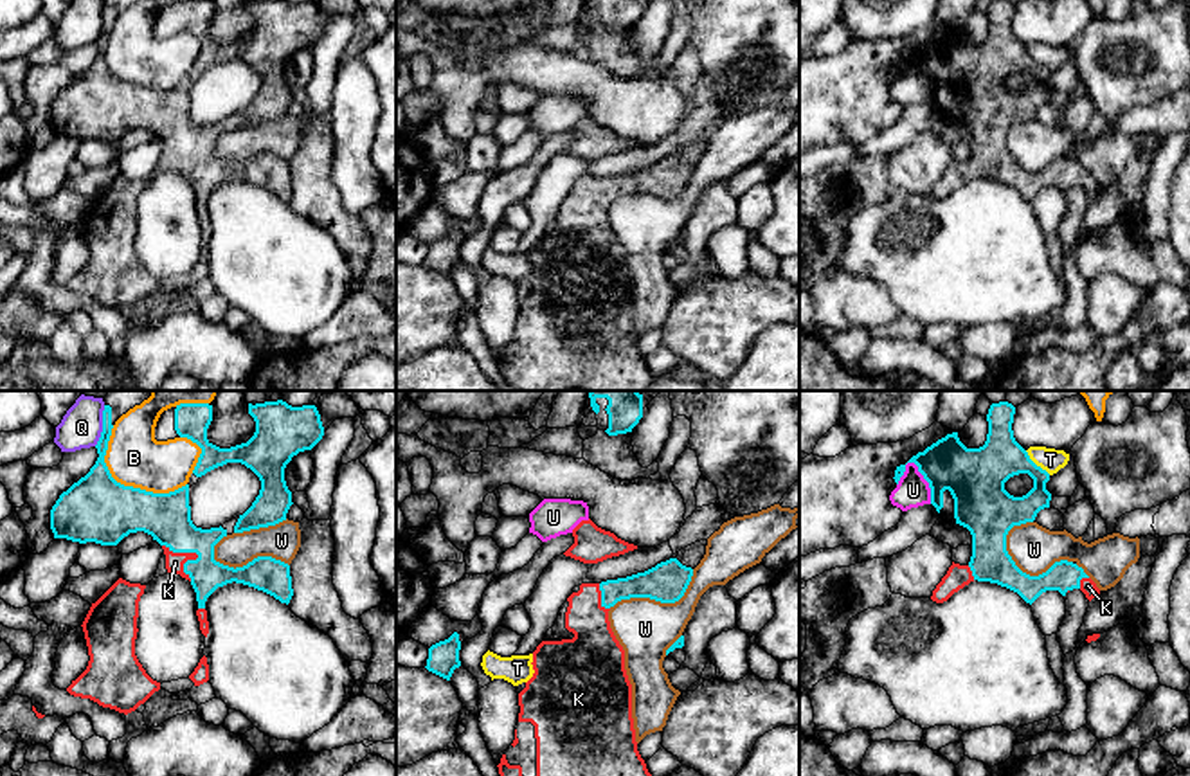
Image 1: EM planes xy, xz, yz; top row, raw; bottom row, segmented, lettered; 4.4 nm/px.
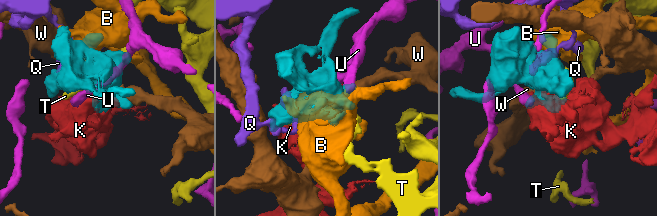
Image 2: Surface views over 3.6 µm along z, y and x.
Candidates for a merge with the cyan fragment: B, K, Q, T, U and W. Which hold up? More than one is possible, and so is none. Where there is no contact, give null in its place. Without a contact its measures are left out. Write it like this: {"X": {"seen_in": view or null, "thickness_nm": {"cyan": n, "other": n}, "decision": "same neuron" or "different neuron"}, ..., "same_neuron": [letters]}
{"B": {"seen_in": "xy", "thickness_nm": {"cyan": 300, "other": 260}, "decision": "different neuron"}, "K": {"seen_in": "xy", "thickness_nm": {"cyan": 220, "other": 80}, "decision": "same neuron"}, "Q": {"seen_in": "xy", "thickness_nm": {"cyan": 120, "other": 180}, "decision": "different neuron"}, "T": {"seen_in": "yz", "thickness_nm": {"cyan": 220, "other": 110}, "decision": "different neuron"}, "U": {"seen_in": "yz", "thickness_nm": {"cyan": 260, "other": 150}, "decision": "different neuron"}, "W": {"seen_in": "yz", "thickness_nm": {"cyan": 180, "other": 200}, "decision": "different neuron"}, "same_neuron": ["K"]}

